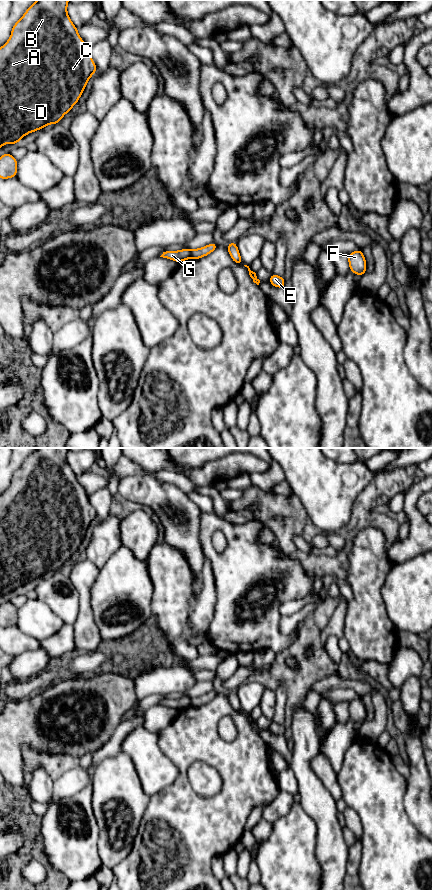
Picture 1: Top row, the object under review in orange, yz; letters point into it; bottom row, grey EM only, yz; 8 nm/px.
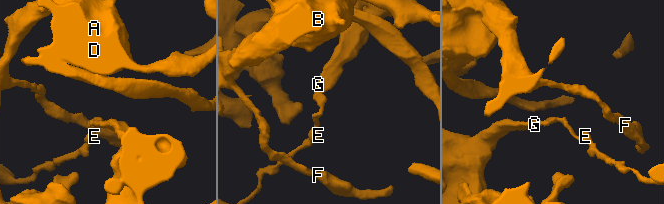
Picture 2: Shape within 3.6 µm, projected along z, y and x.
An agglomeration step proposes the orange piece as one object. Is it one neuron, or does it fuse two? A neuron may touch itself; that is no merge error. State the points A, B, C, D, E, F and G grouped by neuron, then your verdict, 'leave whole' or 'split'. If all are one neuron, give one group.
groups A B C D F G / E; split

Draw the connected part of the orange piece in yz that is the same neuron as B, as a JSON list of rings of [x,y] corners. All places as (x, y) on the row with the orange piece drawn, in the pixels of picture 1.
[[[37,0],[14,24],[9,40],[0,48],[0,147],[7,143],[16,145],[21,138],[30,132],[35,132],[41,128],[45,129],[48,124],[59,123],[62,117],[79,101],[89,78],[97,72],[94,60],[89,55],[88,46],[79,36],[77,28],[67,14],[68,2],[69,0]]]

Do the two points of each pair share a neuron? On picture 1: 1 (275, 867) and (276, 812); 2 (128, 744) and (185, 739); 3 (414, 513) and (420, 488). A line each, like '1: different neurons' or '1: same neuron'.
1: different neurons
2: different neurons
3: same neuron

